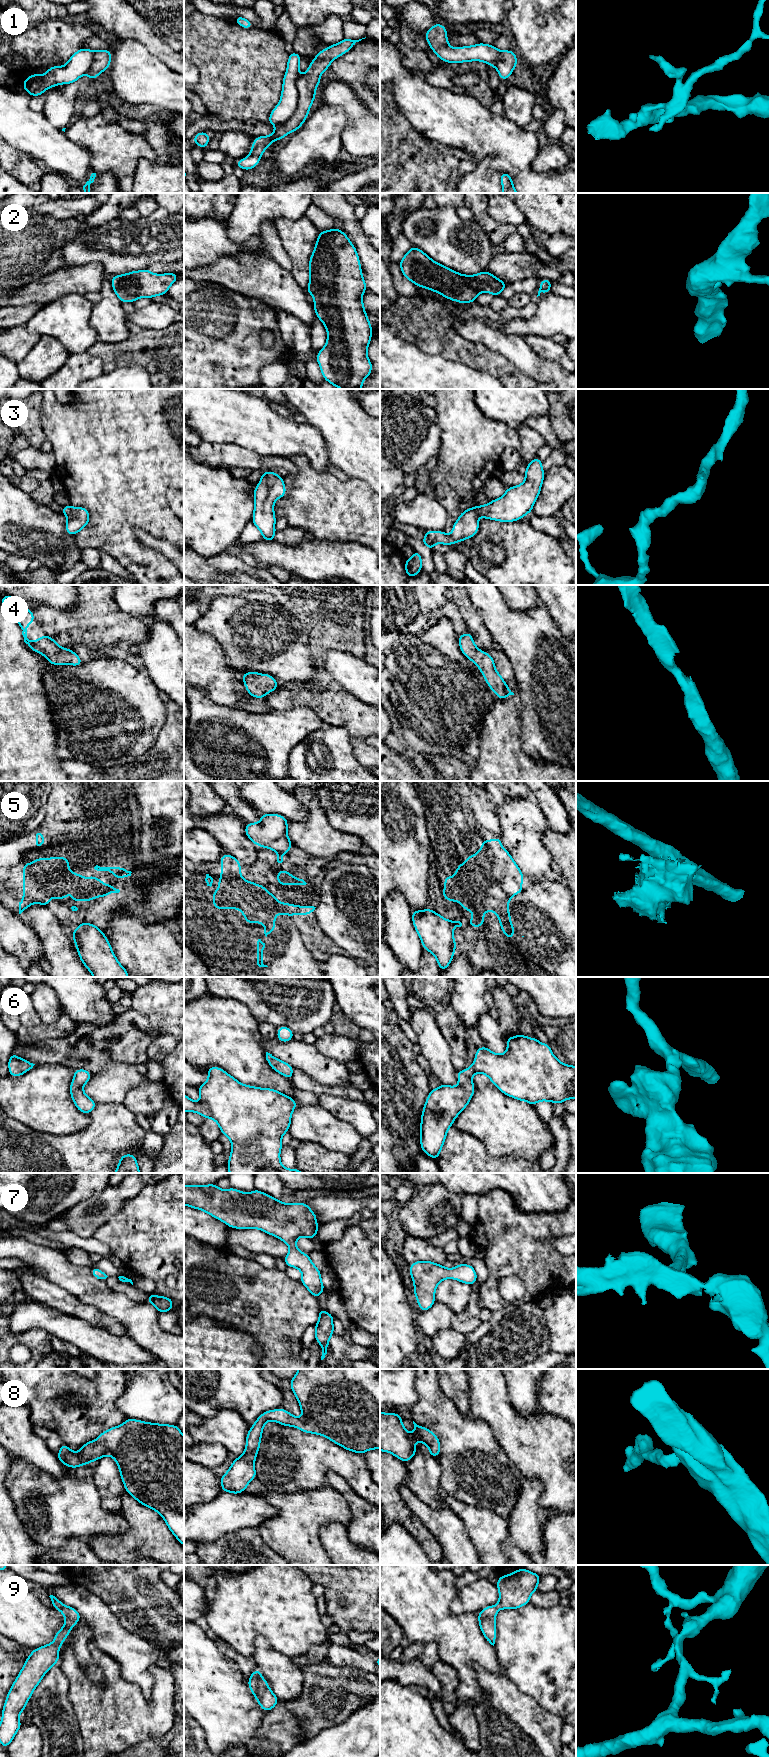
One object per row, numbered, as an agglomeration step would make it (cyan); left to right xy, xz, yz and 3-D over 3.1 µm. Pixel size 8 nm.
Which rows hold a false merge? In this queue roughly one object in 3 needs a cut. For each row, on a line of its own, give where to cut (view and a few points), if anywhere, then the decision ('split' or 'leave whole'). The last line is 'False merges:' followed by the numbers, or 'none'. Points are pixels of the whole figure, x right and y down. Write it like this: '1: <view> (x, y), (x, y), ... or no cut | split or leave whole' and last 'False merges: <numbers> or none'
1: xz (299, 75), (297, 79), (297, 109), (287, 120), (277, 125) | split
2: no cut | leave whole
3: no cut | leave whole
4: no cut | leave whole
5: yz (447, 920), (453, 927) | split
6: no cut | leave whole
7: no cut | leave whole
8: no cut | leave whole
9: no cut | leave whole
False merges: 1, 5

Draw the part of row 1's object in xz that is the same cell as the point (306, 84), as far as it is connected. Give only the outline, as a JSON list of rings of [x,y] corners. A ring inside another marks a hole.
[[[344,38],[341,42],[339,42],[337,44],[330,45],[328,48],[319,51],[319,53],[317,54],[317,56],[312,60],[311,64],[309,65],[306,73],[304,75],[302,75],[302,76],[299,76],[299,78],[297,79],[298,107],[297,107],[297,110],[295,111],[295,113],[284,124],[277,125],[276,129],[274,130],[274,132],[271,135],[269,135],[269,136],[258,136],[258,137],[256,137],[255,140],[253,141],[252,146],[251,146],[251,153],[245,159],[238,160],[236,162],[236,164],[235,164],[235,167],[240,167],[243,170],[253,169],[255,166],[257,166],[259,164],[260,158],[261,158],[262,154],[264,153],[264,151],[266,150],[266,148],[271,145],[272,142],[274,142],[276,140],[281,140],[286,135],[290,134],[293,131],[297,131],[302,126],[302,124],[304,123],[304,121],[308,117],[308,113],[309,113],[309,110],[311,108],[312,102],[316,99],[315,92],[316,92],[317,86],[320,85],[320,75],[325,70],[329,69],[329,66],[330,66],[330,64],[331,64],[331,62],[333,60],[335,60],[336,58],[340,57],[344,53],[348,52],[355,45],[356,42],[359,42],[362,39],[353,40],[353,39],[346,39],[346,38]],[[362,38],[362,39],[365,39],[365,38]]]

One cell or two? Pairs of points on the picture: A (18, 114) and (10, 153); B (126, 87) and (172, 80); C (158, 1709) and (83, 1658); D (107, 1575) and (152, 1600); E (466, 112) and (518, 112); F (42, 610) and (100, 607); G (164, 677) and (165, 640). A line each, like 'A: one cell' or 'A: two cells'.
A: two cells
B: one cell
C: two cells
D: one cell
E: two cells
F: one cell
G: one cell

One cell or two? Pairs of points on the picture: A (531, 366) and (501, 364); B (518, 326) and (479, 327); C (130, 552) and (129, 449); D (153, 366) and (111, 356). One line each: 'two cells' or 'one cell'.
A: two cells
B: two cells
C: one cell
D: one cell

